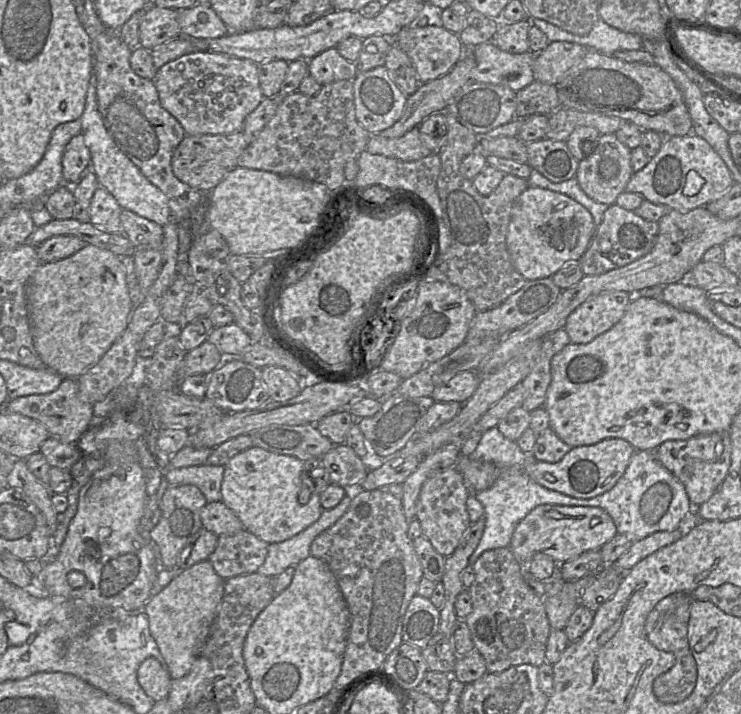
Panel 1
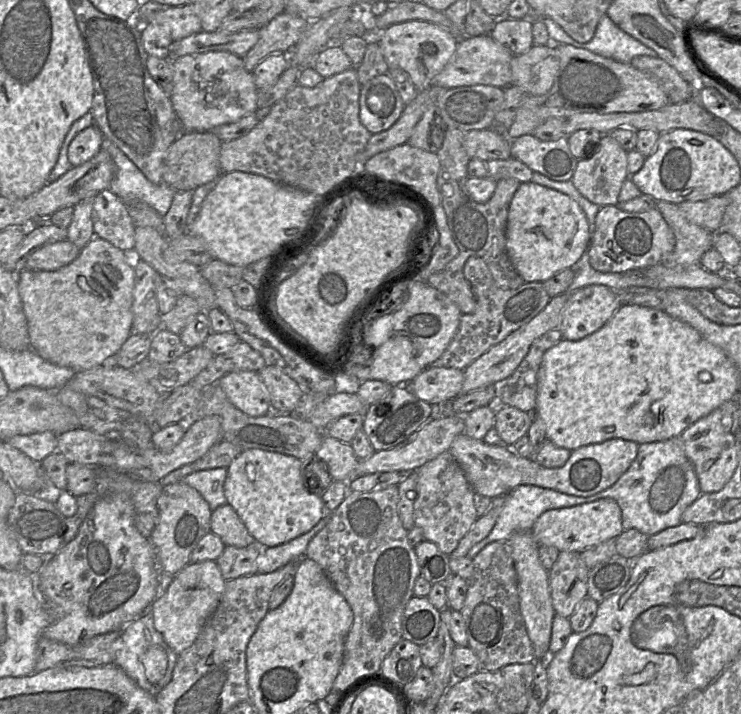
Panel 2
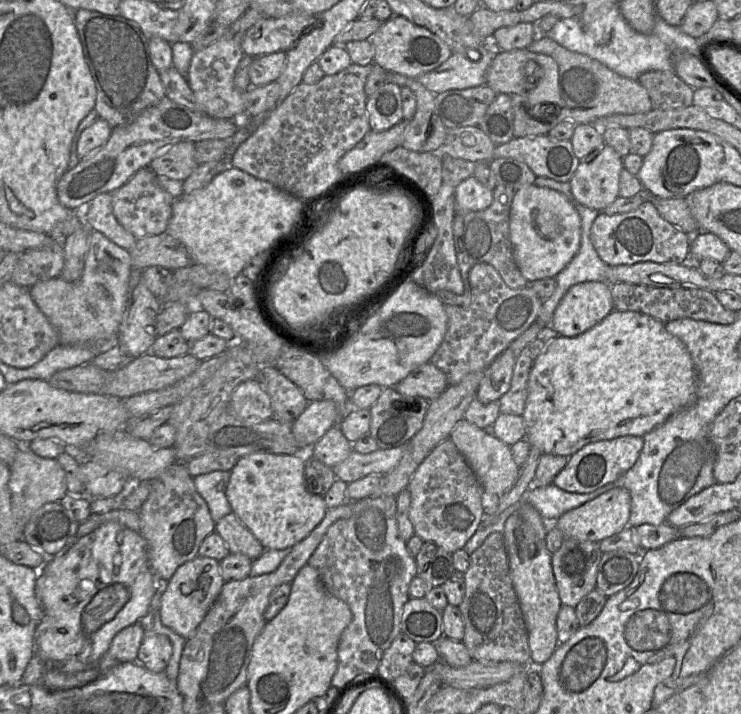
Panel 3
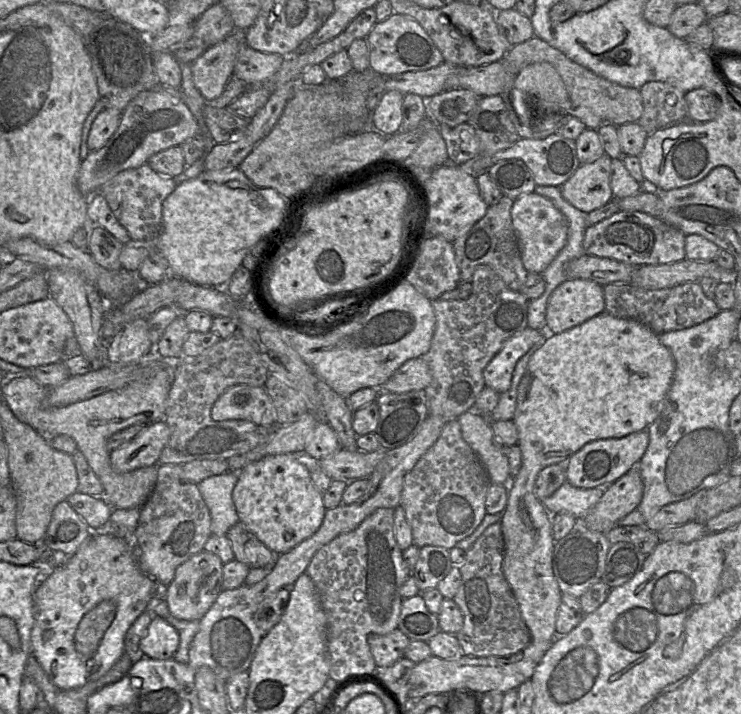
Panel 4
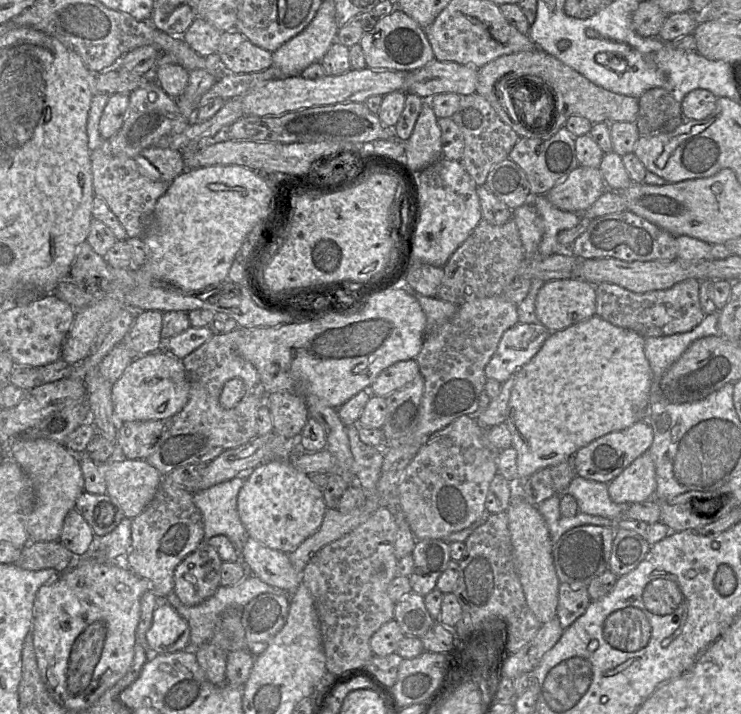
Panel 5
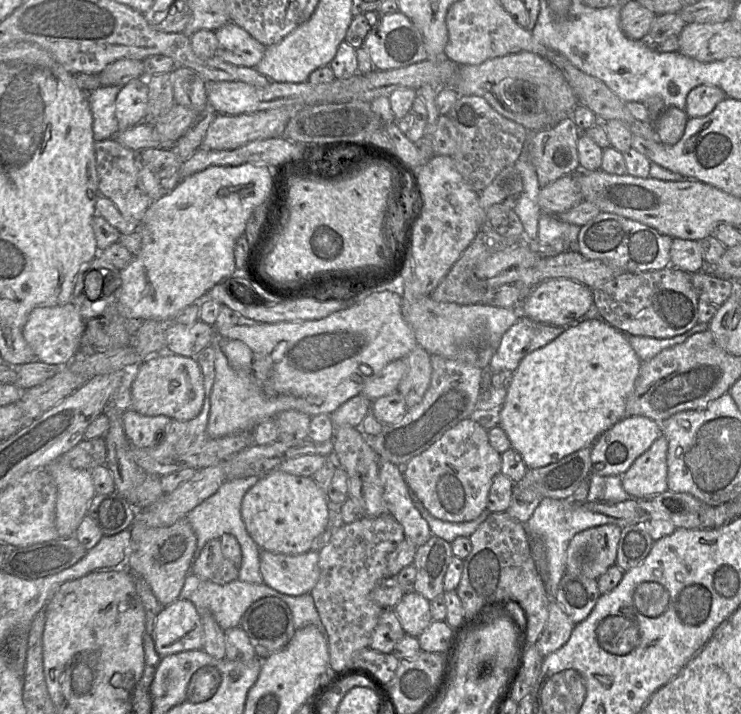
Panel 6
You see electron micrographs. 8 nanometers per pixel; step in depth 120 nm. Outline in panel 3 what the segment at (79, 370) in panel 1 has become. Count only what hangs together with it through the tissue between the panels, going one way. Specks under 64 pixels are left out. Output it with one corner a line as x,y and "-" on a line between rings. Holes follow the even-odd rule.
92,230
89,249
81,278
67,282
61,277
39,281
29,288
30,295
49,322
59,333
60,344
77,345
117,340
121,322
129,301
129,278
132,270
130,251
118,246
99,231

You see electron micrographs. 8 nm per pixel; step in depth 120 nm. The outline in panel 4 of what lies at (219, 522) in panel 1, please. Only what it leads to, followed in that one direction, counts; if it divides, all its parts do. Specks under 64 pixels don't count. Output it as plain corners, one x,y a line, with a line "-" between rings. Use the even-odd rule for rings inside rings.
241,522
232,526
227,534
234,558
249,568
272,567
277,554
267,548
254,533

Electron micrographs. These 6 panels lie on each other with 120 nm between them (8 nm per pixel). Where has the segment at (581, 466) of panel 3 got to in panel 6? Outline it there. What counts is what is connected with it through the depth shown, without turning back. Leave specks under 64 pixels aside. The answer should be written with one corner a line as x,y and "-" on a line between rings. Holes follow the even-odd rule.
644,416
624,417
592,445
591,473
599,476
622,476
634,461
661,436
660,423

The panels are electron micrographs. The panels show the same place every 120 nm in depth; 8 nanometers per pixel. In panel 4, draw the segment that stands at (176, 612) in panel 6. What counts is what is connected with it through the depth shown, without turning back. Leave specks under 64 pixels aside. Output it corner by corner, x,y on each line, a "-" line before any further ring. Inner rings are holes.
154,616
140,641
145,657
156,660
173,658
179,646
178,631
163,618

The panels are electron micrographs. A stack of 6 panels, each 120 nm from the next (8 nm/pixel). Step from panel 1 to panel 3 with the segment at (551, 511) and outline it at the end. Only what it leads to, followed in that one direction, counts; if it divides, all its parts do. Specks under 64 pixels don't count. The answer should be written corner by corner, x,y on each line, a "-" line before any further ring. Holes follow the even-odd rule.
616,487
600,495
599,497
584,503
578,508
567,511
566,513
561,515
556,521
549,524
553,524
558,529
560,529
563,532
565,538
571,538
578,541
590,541
599,543
603,539
615,535
625,529
629,523
630,512
631,494
629,490
623,487

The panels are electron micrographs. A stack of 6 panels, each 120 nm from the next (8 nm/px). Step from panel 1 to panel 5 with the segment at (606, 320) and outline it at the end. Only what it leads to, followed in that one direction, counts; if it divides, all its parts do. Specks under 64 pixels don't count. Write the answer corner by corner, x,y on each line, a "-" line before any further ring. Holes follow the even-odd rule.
582,279
547,281
537,294
536,315
553,332
587,320
596,315
596,288

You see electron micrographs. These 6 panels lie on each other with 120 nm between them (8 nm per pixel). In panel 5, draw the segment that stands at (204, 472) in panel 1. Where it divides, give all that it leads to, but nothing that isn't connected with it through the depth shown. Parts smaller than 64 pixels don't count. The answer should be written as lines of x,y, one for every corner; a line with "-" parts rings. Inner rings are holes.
245,475
236,476
193,492
193,502
203,518
204,542
213,536
224,535
233,543
240,560
248,536
238,515
237,496
245,478

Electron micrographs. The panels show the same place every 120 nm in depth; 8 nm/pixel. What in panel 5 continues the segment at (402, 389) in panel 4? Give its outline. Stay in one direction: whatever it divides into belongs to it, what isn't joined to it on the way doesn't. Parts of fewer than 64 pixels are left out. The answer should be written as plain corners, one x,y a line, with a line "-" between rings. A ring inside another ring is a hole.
415,359
400,361
383,370
368,391
374,396
386,397
410,384
418,375
421,373

